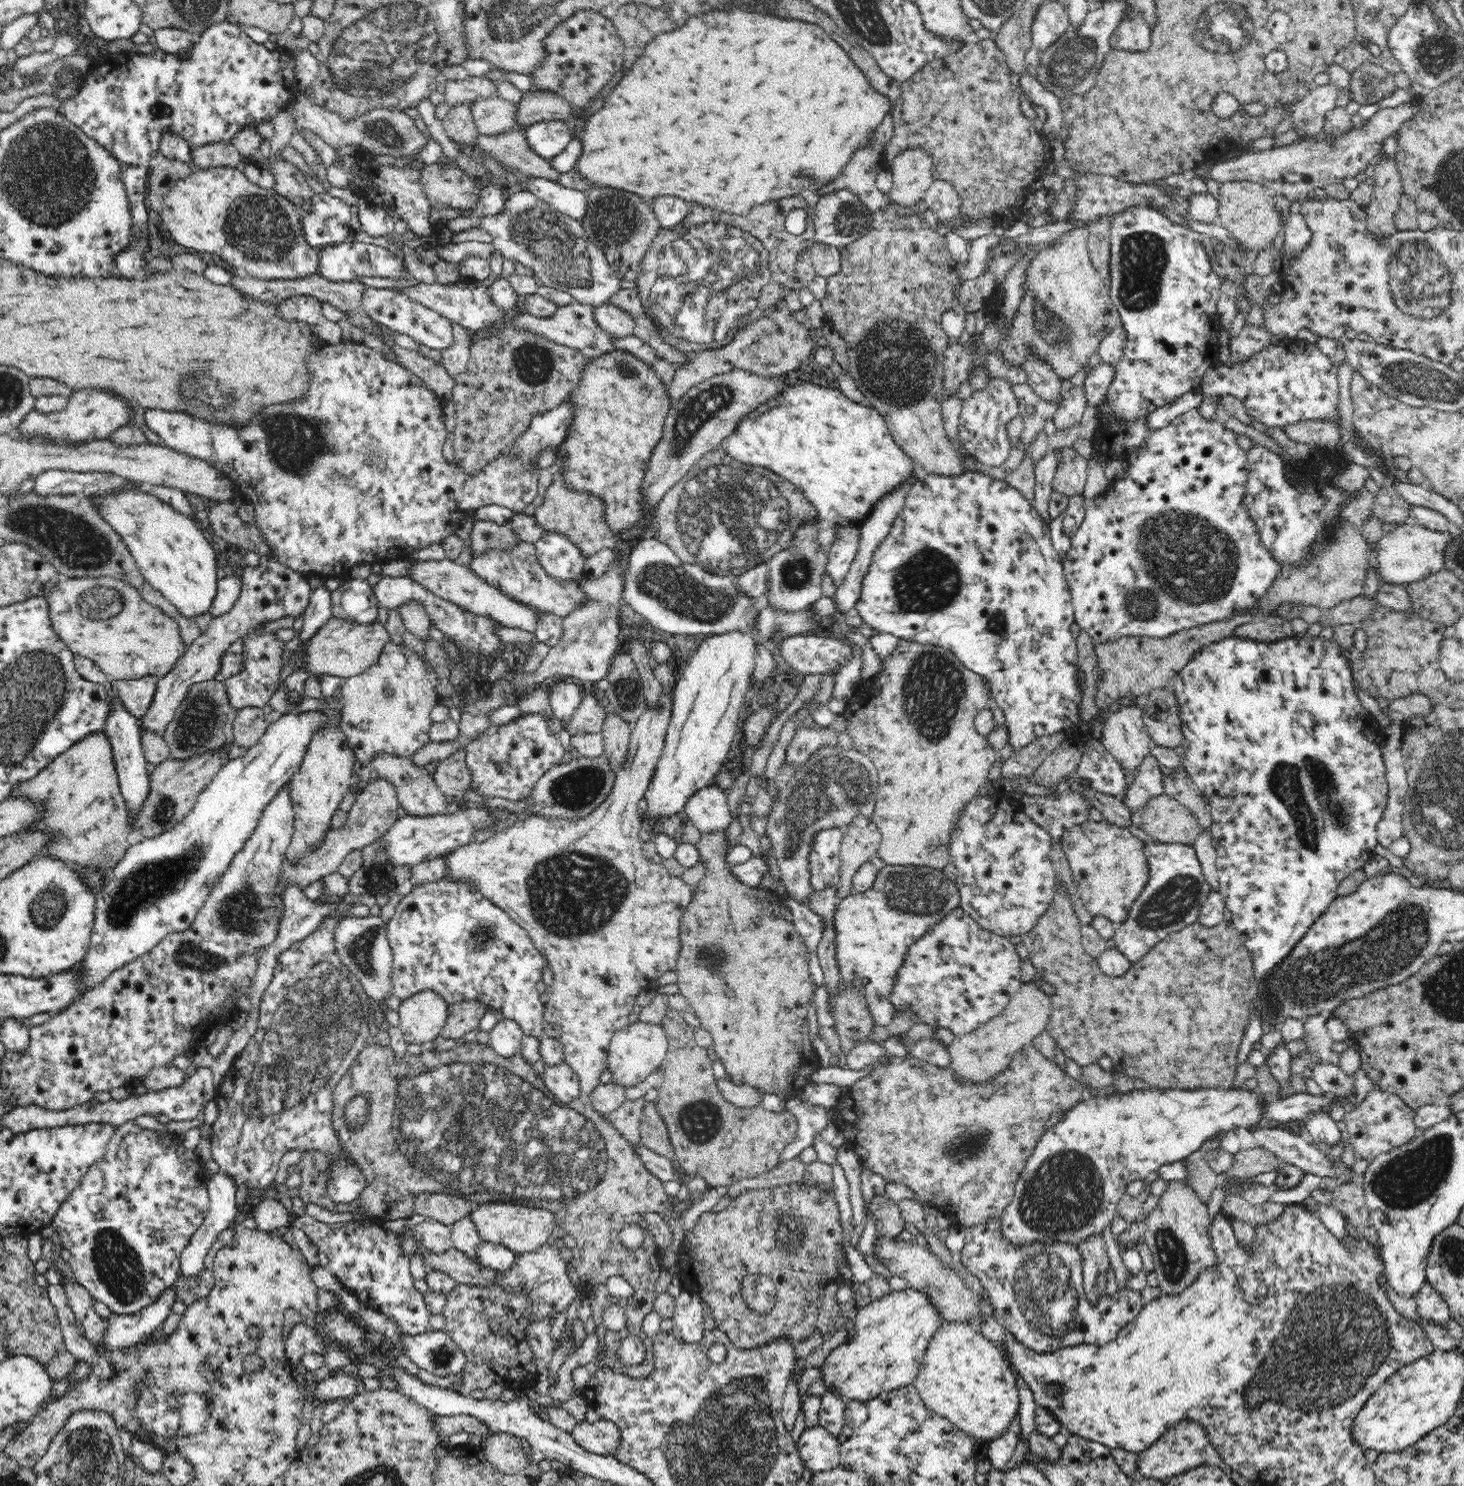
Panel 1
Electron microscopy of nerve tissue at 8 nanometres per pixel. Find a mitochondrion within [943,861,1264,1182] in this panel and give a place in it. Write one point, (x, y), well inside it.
(1177, 898)

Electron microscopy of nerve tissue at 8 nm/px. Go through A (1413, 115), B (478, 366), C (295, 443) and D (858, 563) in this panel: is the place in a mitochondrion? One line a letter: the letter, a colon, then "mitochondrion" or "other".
A: other
B: other
C: mitochondrion
D: other

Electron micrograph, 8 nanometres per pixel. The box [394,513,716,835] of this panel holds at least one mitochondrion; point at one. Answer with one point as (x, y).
(576, 789)

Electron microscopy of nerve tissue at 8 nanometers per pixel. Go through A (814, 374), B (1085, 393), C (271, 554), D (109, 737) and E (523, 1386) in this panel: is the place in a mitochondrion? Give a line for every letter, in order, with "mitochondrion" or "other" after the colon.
A: other
B: other
C: other
D: other
E: other

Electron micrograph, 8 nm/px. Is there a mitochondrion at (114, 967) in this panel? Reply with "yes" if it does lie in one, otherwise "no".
no

